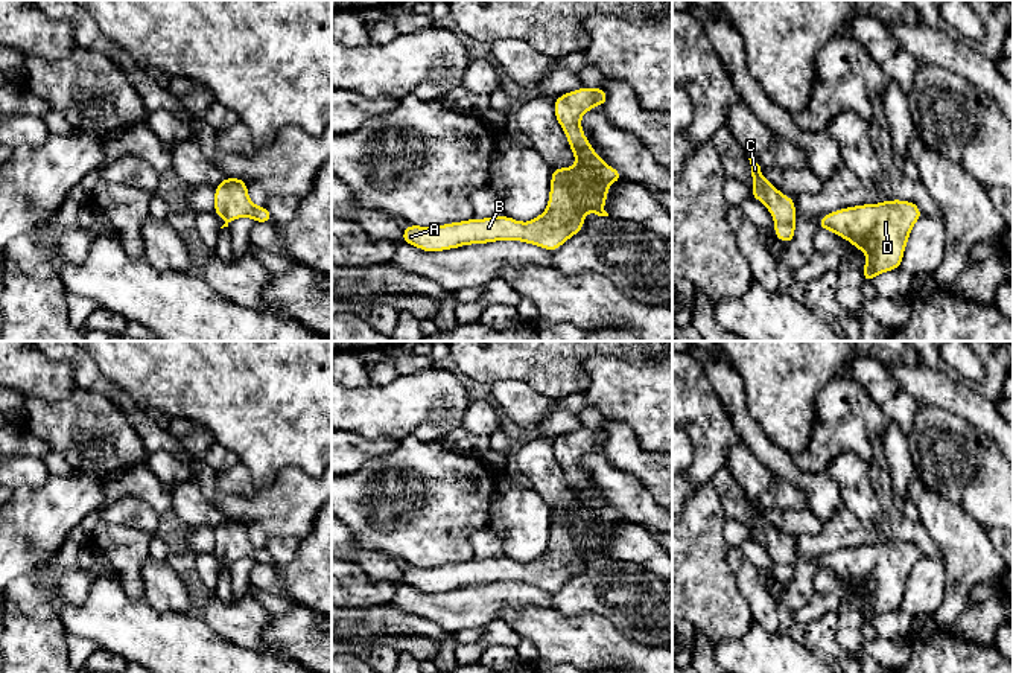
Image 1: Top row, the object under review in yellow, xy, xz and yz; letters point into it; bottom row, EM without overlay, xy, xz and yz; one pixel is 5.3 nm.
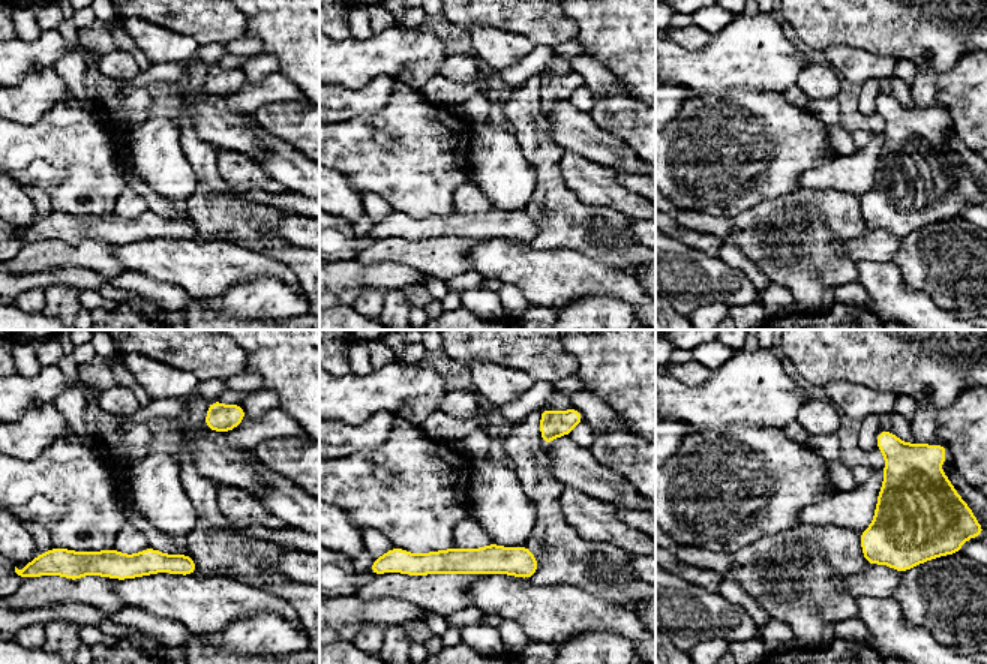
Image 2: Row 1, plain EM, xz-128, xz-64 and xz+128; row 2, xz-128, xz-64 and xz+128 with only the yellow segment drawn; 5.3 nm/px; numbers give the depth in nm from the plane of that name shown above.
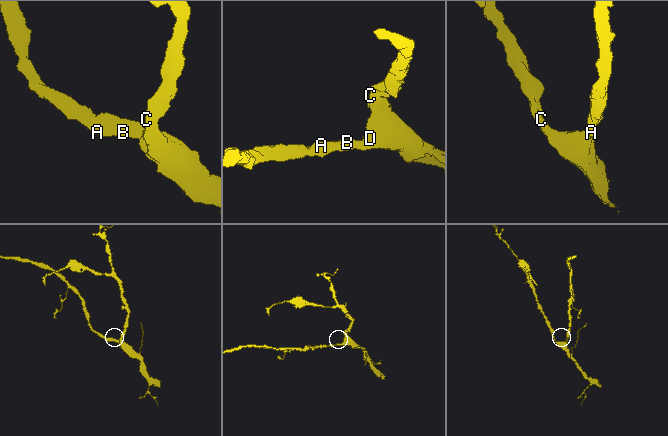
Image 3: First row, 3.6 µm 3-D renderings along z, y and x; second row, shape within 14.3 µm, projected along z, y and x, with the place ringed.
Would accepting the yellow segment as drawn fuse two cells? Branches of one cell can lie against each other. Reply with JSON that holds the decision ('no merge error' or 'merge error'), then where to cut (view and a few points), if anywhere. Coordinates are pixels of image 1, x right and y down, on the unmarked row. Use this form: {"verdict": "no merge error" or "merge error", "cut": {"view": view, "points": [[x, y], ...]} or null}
{"verdict": "no merge error", "cut": null}

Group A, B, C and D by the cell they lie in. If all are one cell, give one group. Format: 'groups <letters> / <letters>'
groups A B C D

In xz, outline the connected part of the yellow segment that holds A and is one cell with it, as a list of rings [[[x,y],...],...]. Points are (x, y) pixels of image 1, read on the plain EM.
[[[581,428],[554,442],[555,460],[566,474],[576,506],[552,509],[548,550],[541,556],[529,563],[502,556],[430,569],[408,565],[402,583],[427,594],[496,582],[520,582],[555,592],[584,569],[586,553],[608,557],[604,545],[610,525],[624,521],[624,516],[602,502],[581,470],[583,455],[607,443],[608,435],[601,428]]]

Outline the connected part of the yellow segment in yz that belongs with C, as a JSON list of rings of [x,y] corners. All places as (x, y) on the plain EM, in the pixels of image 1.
[[[751,499],[751,518],[754,521],[751,539],[761,542],[770,551],[774,560],[774,576],[783,585],[791,585],[795,576],[795,542],[791,537],[785,537],[776,530],[762,515],[761,507]]]

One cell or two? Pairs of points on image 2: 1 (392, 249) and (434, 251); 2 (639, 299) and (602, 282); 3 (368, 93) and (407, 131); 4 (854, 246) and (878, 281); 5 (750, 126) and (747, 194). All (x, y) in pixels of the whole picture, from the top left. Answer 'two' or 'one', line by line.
1: one
2: one
3: two
4: two
5: one

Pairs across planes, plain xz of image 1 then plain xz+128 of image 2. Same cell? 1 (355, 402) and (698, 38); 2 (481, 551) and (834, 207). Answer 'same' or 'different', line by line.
1: different
2: different

